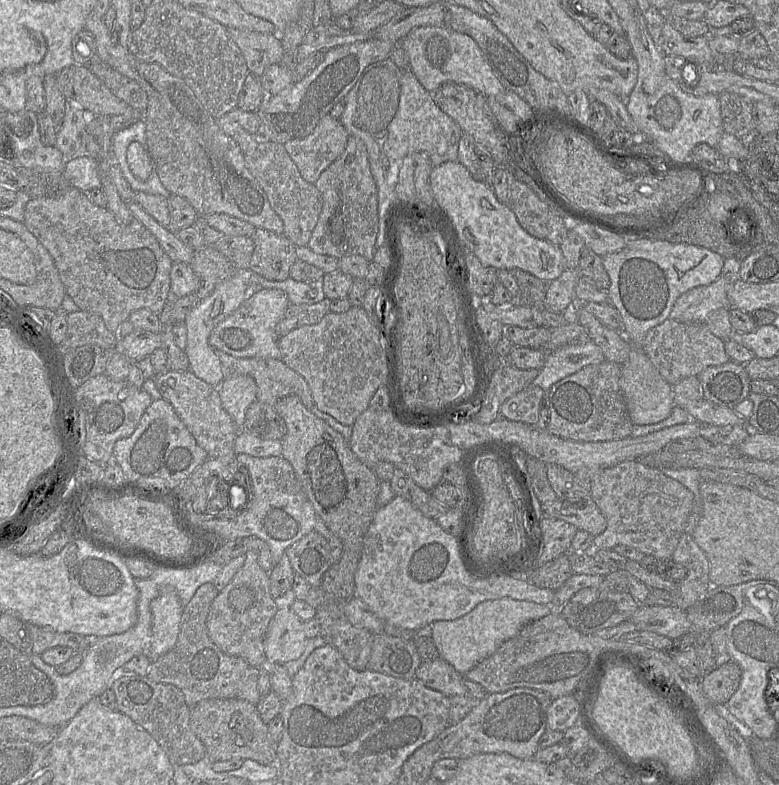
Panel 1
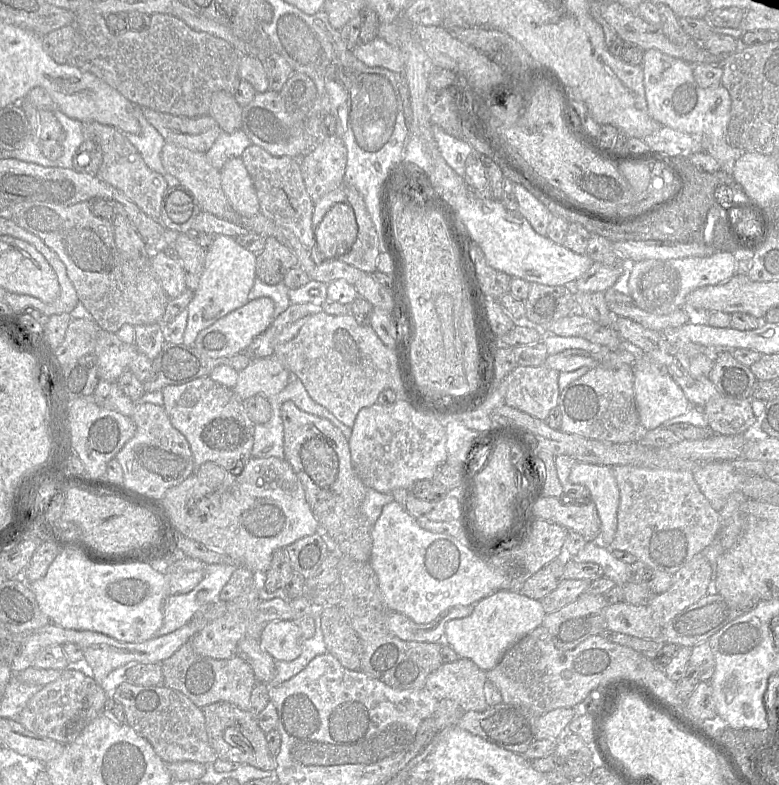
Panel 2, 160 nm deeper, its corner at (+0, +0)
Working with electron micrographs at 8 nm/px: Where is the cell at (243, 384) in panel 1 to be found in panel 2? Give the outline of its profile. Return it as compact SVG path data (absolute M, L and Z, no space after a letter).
M274 354L251 359L249 365L238 373L233 391L242 401L255 395L263 395L268 399L287 386L290 374Z

